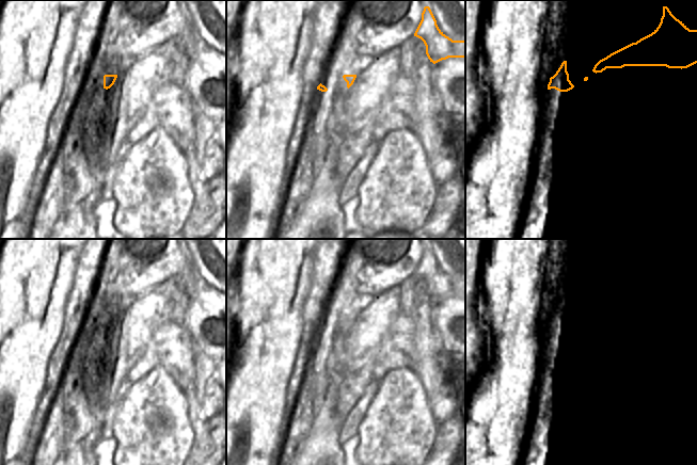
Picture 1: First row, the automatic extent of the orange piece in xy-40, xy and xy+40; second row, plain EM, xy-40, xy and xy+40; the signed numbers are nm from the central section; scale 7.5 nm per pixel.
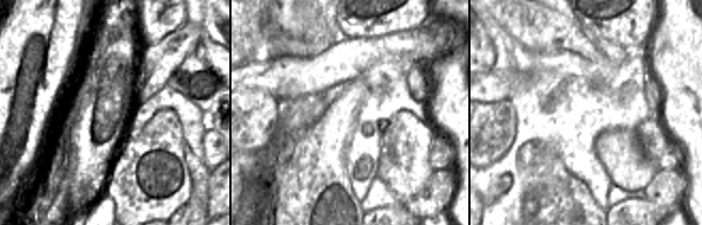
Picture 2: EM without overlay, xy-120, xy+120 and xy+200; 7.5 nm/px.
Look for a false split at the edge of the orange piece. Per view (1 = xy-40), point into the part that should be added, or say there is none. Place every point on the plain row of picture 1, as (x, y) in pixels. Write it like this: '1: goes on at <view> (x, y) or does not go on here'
1: does not go on here

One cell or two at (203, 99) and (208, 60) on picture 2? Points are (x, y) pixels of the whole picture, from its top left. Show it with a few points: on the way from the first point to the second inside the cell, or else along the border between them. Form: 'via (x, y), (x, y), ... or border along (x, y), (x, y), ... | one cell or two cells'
via (205, 90), (205, 78), (208, 75), (208, 69) | one cell

